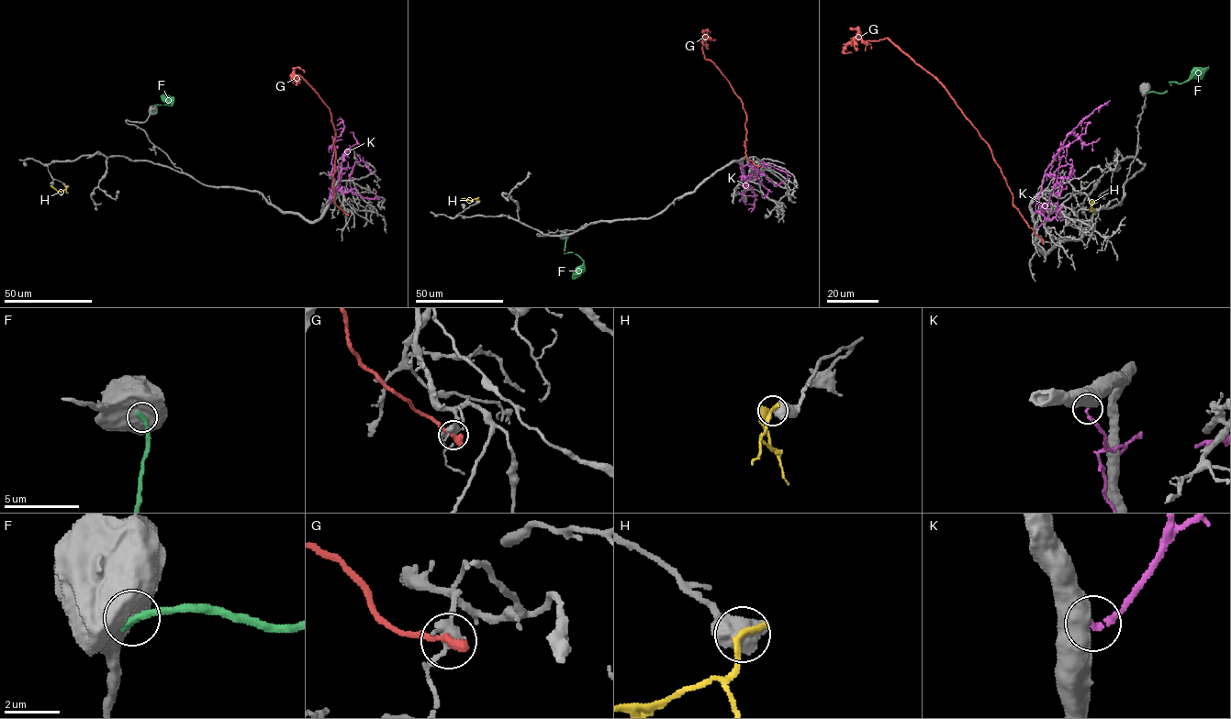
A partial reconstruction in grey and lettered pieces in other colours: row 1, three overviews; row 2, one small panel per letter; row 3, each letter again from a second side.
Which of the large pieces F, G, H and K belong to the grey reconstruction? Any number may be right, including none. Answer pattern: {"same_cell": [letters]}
{"same_cell": []}

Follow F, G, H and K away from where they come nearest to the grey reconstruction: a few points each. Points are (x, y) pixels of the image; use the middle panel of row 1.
F: (565, 237), (565, 253), (576, 254), (583, 261), (573, 279)
G: (758, 166), (745, 153), (746, 116), (741, 100), (719, 69), (703, 53), (701, 36), (708, 29), (708, 35)
H: (478, 200), (461, 198)
K: (739, 162), (744, 167), (744, 184), (752, 189), (755, 198), (754, 207), (748, 210)

